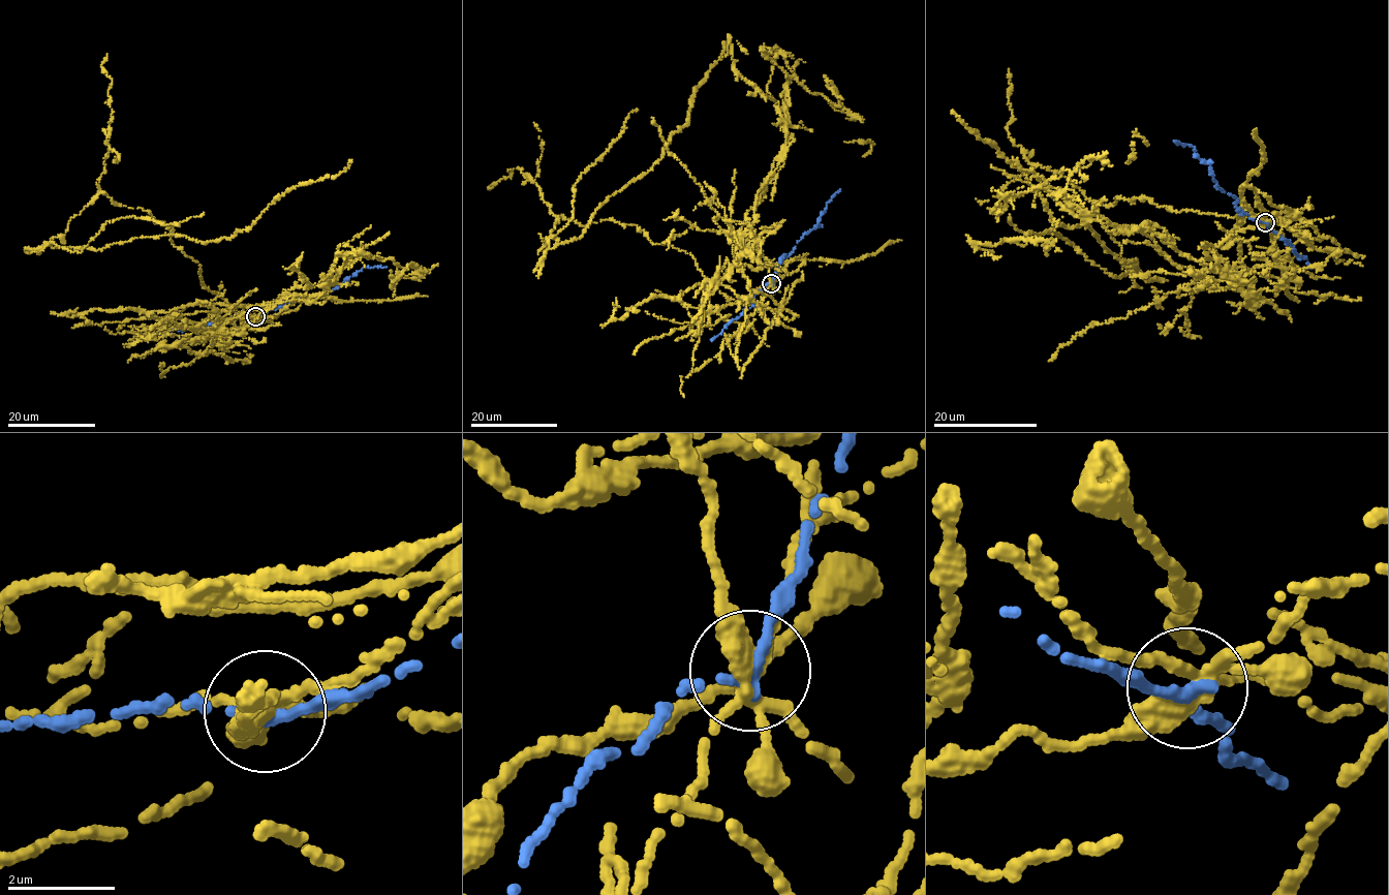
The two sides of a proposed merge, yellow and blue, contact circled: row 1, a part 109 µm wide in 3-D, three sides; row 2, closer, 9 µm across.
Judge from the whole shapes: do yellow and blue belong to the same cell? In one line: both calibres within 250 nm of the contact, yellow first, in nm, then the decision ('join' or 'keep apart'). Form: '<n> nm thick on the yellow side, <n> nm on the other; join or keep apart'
300 nm thick on the yellow side, 240 nm on the other; keep apart

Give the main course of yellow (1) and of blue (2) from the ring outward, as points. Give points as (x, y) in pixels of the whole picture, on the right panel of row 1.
1: (1265, 223), (1285, 221), (1144, 196), (1094, 204), (1138, 273), (1086, 222), (1051, 220), (1023, 173), (950, 110)
2: (1265, 223), (1251, 219), (1237, 210), (1237, 201), (1216, 187), (1209, 164), (1197, 157), (1192, 146), (1175, 142)

